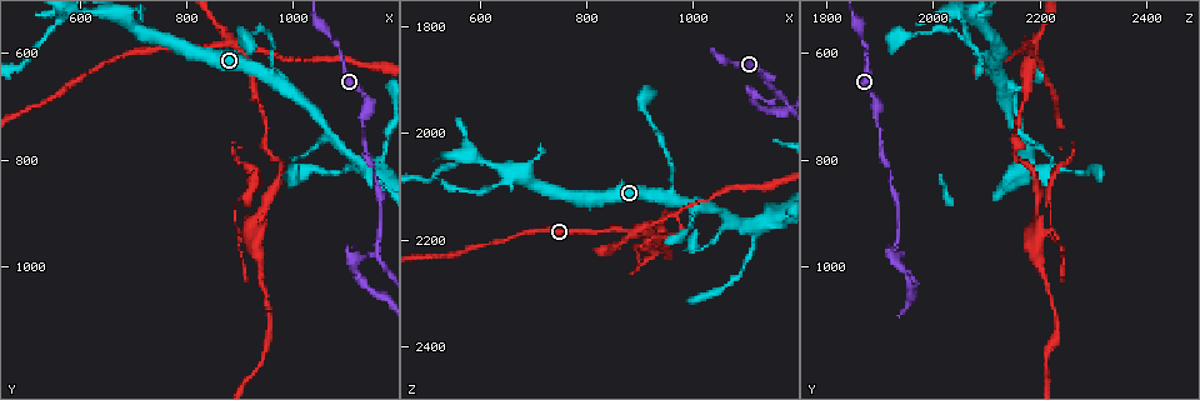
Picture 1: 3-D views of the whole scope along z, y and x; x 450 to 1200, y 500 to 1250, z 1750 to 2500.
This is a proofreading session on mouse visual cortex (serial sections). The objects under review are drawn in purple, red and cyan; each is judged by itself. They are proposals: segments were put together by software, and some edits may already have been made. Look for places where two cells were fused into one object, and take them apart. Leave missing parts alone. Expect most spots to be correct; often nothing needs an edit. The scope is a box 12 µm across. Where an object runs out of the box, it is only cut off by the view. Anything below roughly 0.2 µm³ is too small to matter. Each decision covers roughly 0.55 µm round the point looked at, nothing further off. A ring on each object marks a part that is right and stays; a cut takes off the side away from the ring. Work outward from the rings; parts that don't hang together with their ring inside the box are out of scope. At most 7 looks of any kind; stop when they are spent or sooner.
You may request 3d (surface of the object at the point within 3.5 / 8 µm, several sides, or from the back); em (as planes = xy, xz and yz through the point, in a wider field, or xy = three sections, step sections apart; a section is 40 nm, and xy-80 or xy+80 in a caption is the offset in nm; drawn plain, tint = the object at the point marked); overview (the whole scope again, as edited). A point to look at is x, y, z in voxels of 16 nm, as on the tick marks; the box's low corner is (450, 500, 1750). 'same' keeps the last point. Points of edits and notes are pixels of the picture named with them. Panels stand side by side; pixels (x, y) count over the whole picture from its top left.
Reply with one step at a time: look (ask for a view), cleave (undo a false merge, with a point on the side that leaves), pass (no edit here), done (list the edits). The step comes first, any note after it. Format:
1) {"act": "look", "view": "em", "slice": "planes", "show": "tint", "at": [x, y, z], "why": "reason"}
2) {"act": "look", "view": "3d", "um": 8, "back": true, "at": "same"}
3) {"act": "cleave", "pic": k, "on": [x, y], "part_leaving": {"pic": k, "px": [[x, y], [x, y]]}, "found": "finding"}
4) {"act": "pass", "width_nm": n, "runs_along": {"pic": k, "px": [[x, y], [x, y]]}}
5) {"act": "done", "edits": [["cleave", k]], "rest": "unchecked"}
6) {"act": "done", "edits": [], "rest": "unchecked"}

{"act": "look", "view": "3d", "um": 3.5, "at": [1130, 760, 1900], "why": "thin neck"}

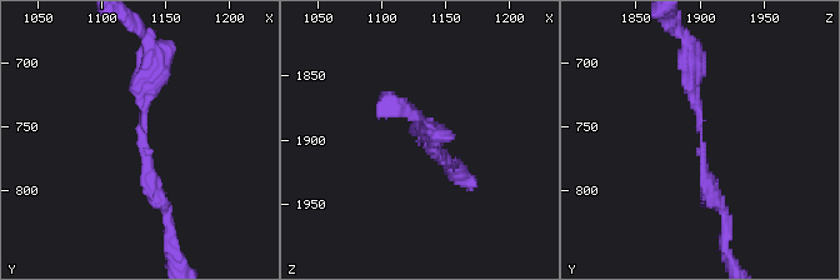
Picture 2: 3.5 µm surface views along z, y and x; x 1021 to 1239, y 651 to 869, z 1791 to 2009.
{"act": "look", "view": "em", "slice": "xy", "step": 2, "show": "tint", "at": [1132, 760, 1900], "why": "shape alone is not enough"}

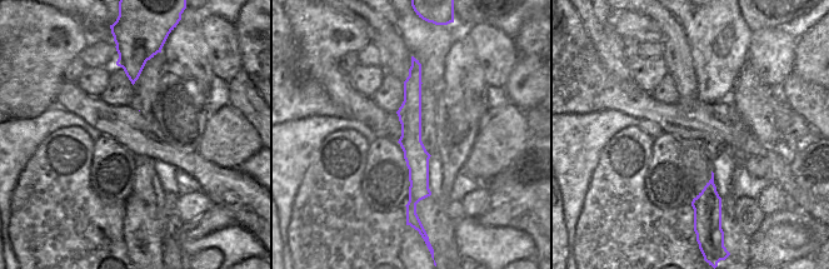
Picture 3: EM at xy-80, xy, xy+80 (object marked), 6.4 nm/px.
{"act": "pass", "runs_along": {"pic": 3, "px": [[415, 63], [417, 193], [409, 218]]}, "found": "one cell here"}

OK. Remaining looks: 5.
{"act": "look", "view": "3d", "um": 8, "at": [1160, 980, 1935], "why": "three arms meet"}

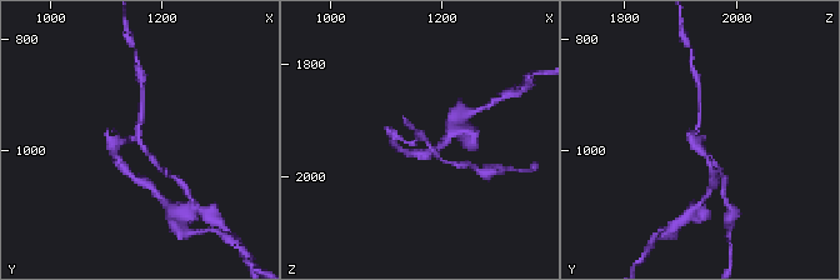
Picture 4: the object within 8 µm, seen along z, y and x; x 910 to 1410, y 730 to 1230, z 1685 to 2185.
{"act": "look", "view": "em", "slice": "xy", "step": 5, "show": "tint", "at": [1155, 975, 1930], "arms": 3, "arm_widths_nm": [150, 150, 200]}

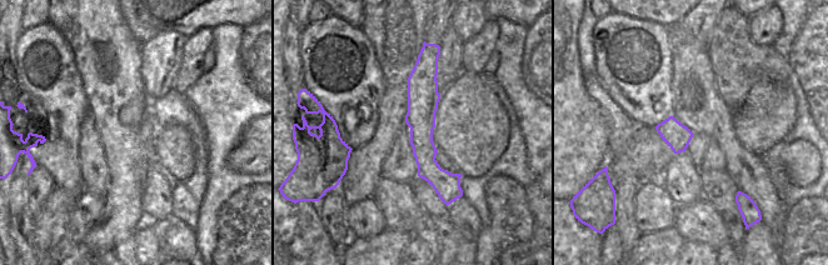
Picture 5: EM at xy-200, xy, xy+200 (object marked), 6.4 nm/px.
{"act": "cleave", "pic": 4, "on": [115, 145], "part_leaving": {"pic": 4, "px": [[136, 139], [114, 148], [123, 168]]}, "found": "a second cell is stuck on"}

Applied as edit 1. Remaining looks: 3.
{"act": "look", "view": "3d", "um": 3.5, "at": [890, 585, 2185]}

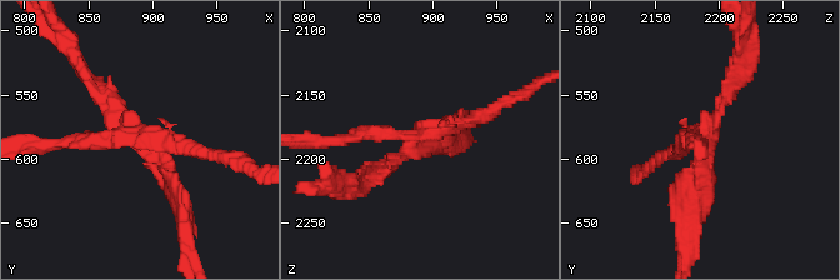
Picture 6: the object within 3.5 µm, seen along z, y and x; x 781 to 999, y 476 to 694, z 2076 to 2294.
{"act": "look", "view": "em", "slice": "xy", "step": 1, "show": "tint", "at": [894, 584, 2184], "arms": 4, "arm_widths_nm": [150, 150, 200, 250]}

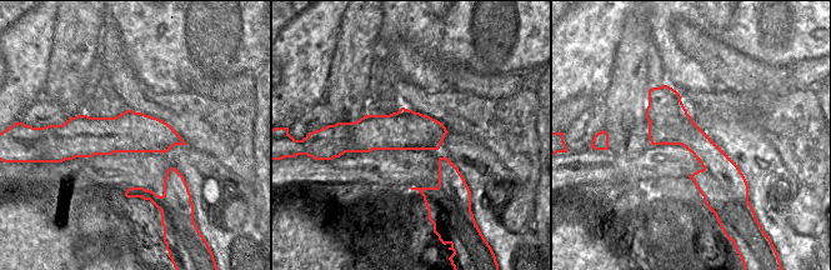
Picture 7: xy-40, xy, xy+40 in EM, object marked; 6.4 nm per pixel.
{"act": "look", "view": "em", "slice": "planes", "show": "tint", "at": "same"}

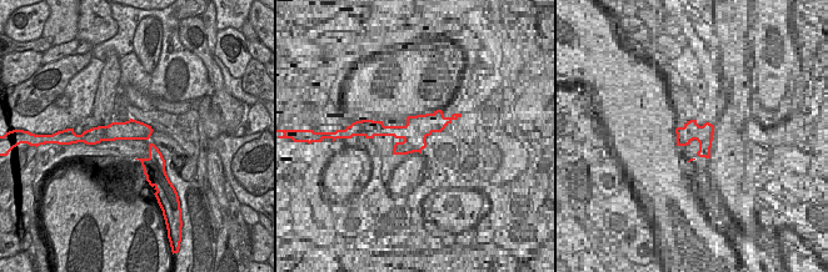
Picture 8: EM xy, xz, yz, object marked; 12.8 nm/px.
{"act": "cleave", "pic": 6, "on": [101, 95], "part_leaving": {"pic": 6, "px": [[158, 155], [181, 198], [185, 251]]}, "found": "a second cell is stuck on"}

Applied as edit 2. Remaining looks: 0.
{"act": "done", "edits": [["cleave", 4], ["cleave", 6]], "rest": "unchecked"}

